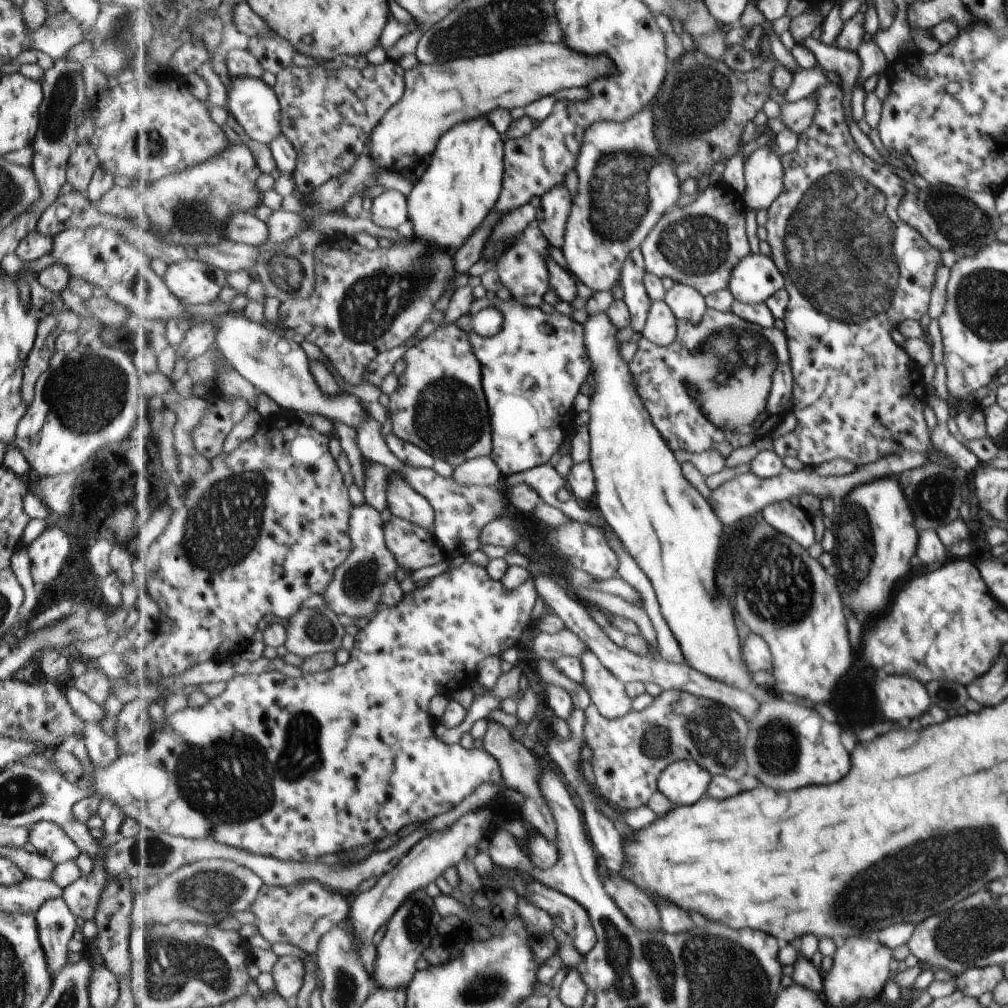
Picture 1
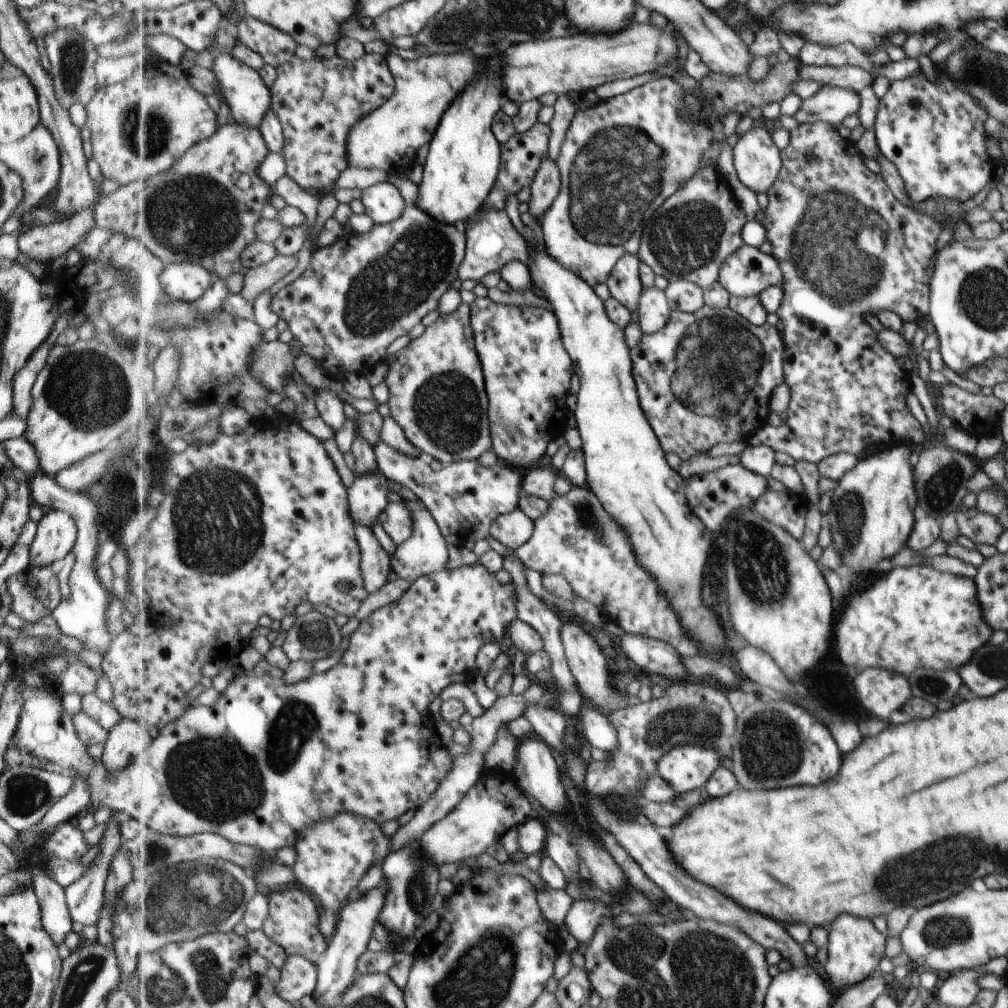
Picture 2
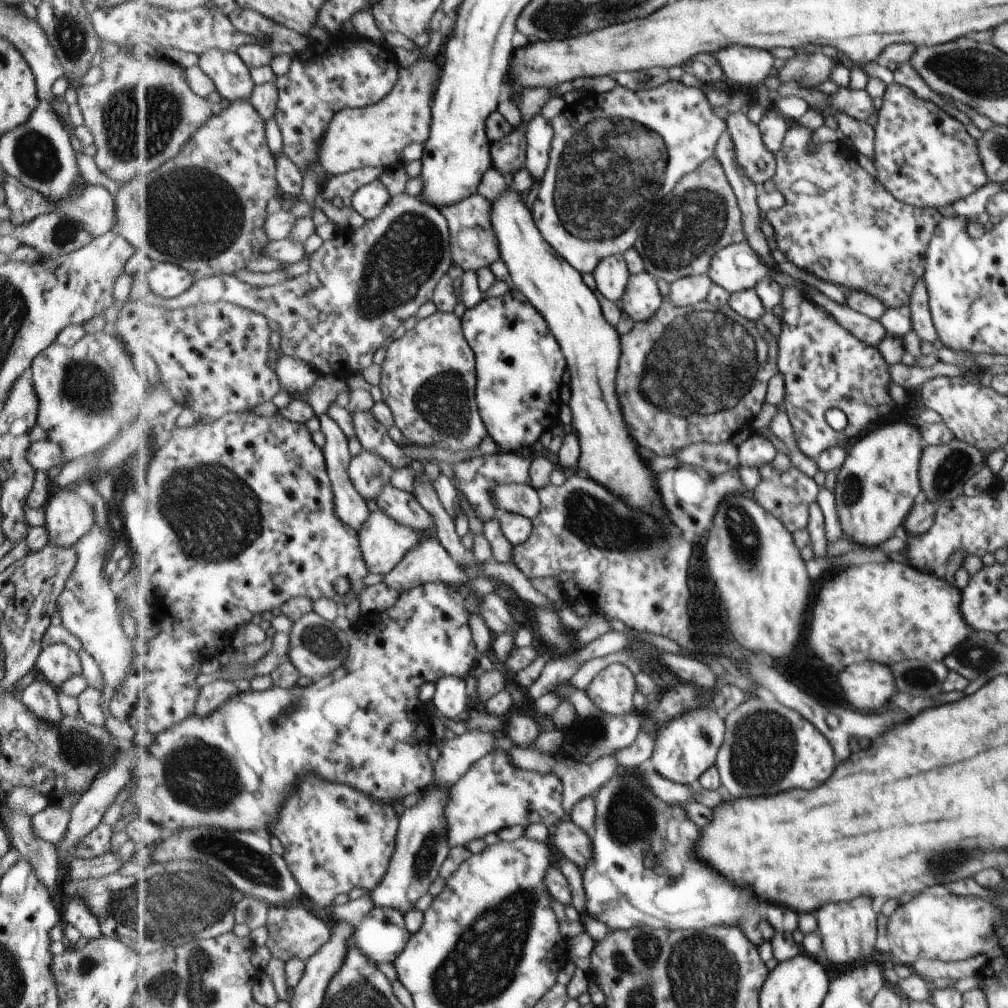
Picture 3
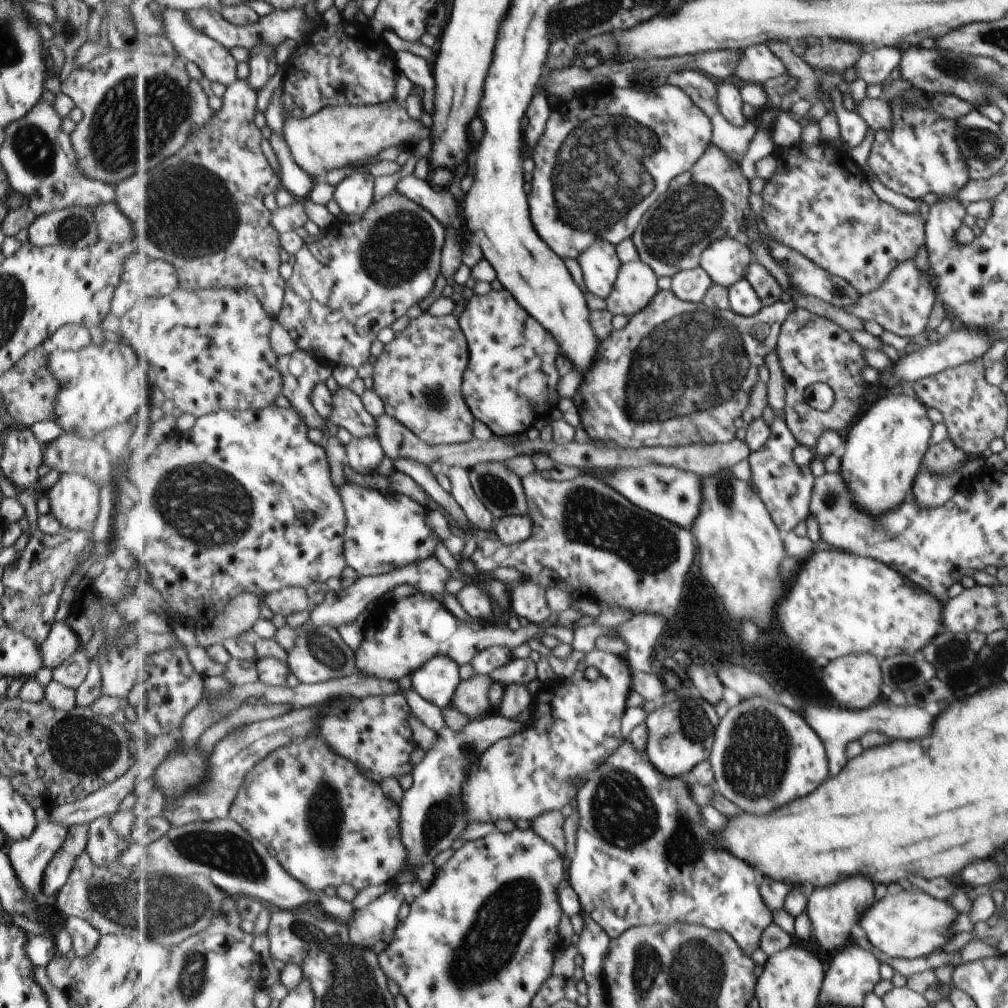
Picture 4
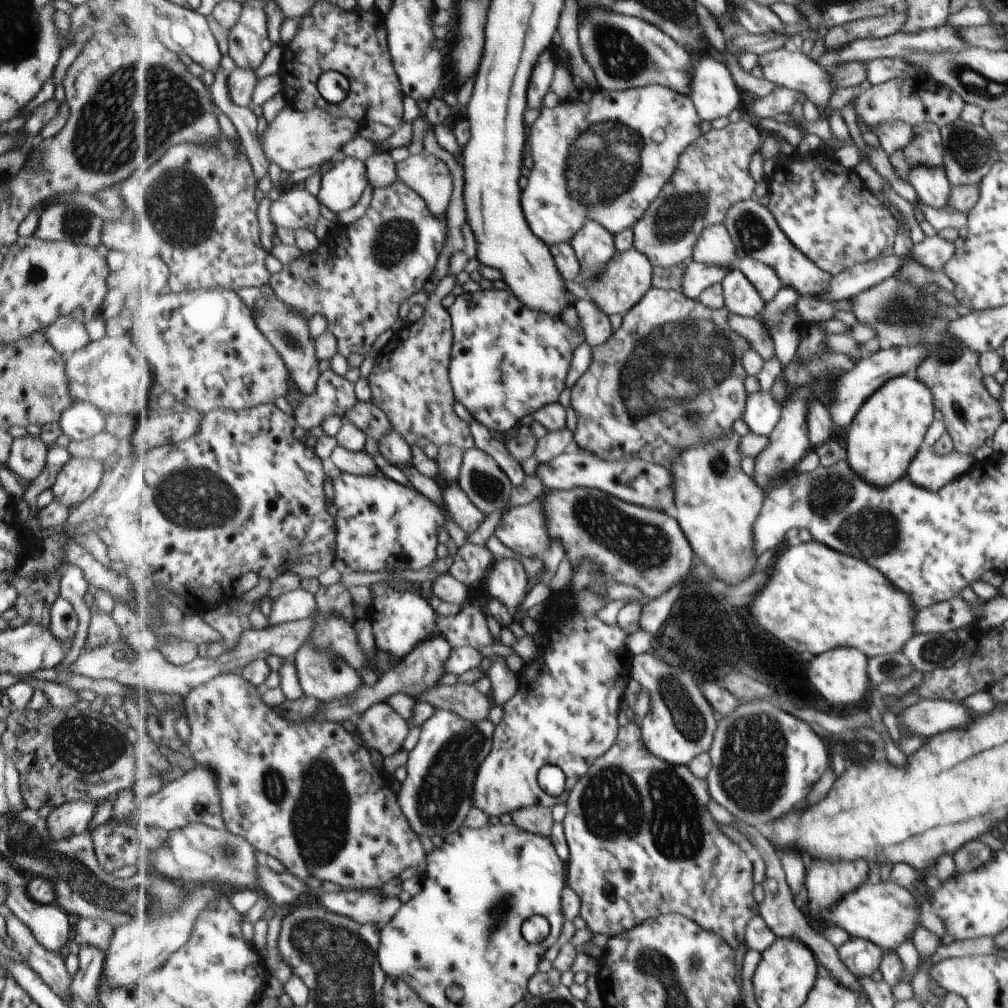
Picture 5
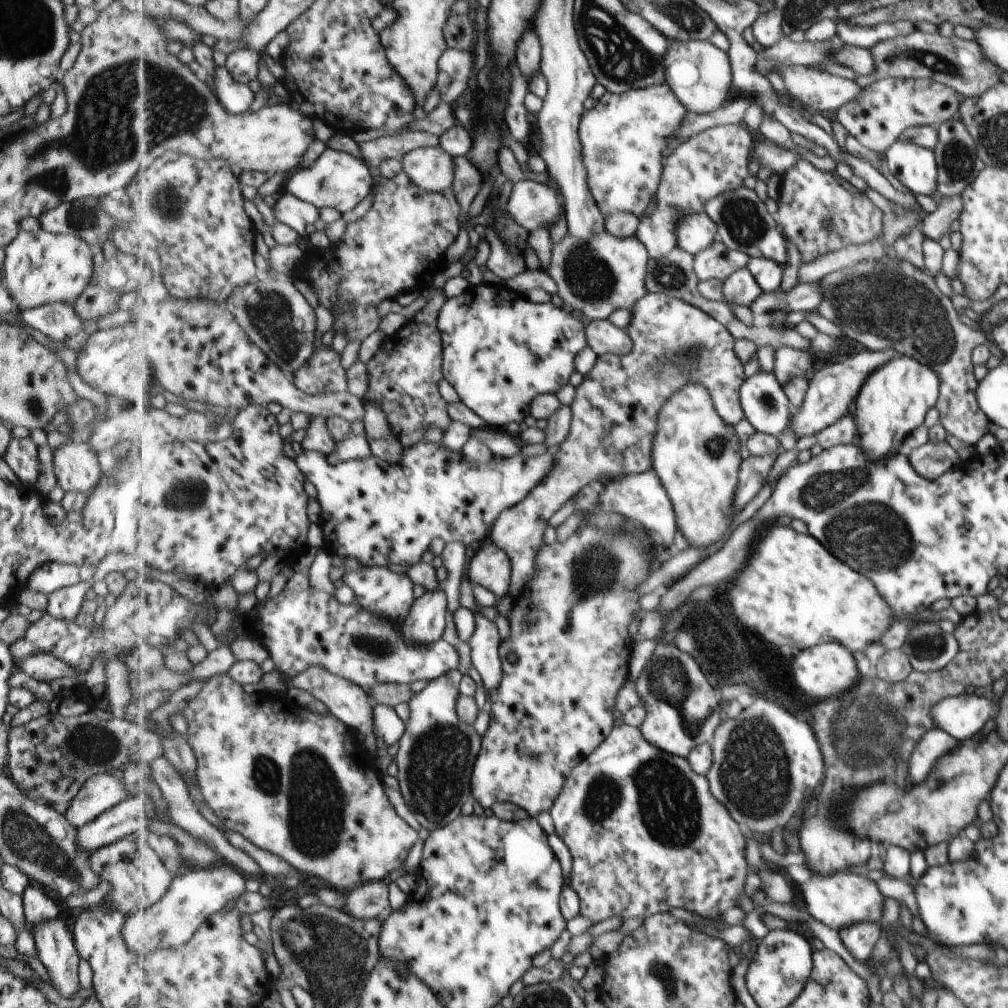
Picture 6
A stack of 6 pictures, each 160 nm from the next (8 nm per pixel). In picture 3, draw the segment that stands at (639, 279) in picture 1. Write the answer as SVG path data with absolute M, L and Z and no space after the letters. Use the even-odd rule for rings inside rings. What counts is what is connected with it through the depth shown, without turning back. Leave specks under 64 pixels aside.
M613 254L603 258L595 268L593 276L597 284L597 292L607 300L619 302L625 296L631 273L623 254Z

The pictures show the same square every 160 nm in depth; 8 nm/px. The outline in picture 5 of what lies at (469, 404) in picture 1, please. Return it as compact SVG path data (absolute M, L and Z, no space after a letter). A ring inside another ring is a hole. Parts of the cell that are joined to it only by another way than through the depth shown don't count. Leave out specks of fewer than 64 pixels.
M455 275L447 276L429 298L425 316L414 323L400 325L393 338L376 354L368 377L372 403L389 416L394 430L411 446L425 448L427 444L435 444L440 448L455 445L464 451L477 447L470 424L457 414L450 376L454 328L452 314L443 306L443 300L456 284Z

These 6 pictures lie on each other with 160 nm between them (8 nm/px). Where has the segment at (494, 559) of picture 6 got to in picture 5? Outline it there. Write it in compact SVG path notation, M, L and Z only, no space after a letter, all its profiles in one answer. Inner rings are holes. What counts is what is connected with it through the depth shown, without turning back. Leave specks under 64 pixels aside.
M515 559L496 561L481 584L489 597L500 600L511 612L525 602L532 586L523 564Z

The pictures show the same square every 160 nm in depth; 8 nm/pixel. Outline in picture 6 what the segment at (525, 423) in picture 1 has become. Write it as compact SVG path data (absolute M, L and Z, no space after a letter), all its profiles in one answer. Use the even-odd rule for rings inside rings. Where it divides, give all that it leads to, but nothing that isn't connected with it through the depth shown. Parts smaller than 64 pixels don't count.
M481 282L477 285L477 288L473 288L473 290L467 288L461 296L448 299L444 306L441 307L438 327L440 328L444 344L445 380L457 389L461 402L465 403L481 418L484 418L487 424L497 428L504 428L507 424L511 424L511 422L523 422L527 416L532 414L532 402L537 397L548 395L549 393L555 394L555 392L559 392L559 388L569 384L571 374L576 371L576 356L588 345L585 324L581 322L581 318L576 318L571 314L571 309L557 308L552 303L536 303L532 299L527 298L527 296L523 296L523 293L514 291L511 294L505 292L505 296L499 296L499 284L490 285L489 283L484 284Z

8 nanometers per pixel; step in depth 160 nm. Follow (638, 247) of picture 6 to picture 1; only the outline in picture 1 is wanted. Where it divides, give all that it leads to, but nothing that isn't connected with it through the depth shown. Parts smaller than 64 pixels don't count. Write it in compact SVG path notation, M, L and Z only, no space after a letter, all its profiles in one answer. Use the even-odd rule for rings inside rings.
M655 301L648 316L643 336L659 346L672 345L677 340L678 318L666 301Z

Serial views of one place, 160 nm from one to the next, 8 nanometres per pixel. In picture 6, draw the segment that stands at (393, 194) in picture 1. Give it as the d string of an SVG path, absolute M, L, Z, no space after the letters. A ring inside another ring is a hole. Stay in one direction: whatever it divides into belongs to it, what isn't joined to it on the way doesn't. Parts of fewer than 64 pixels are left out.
M326 148L310 167L298 168L286 176L280 192L293 193L295 196L301 197L301 200L314 204L318 209L333 207L343 213L359 206L371 194L373 186L371 172L361 157L347 151Z

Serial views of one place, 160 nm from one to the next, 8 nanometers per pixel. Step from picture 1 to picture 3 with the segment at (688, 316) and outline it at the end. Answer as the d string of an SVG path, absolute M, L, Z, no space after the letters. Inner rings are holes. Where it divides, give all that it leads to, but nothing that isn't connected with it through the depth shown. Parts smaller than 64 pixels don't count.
M708 274L687 276L671 283L668 298L679 307L700 305L704 301L707 302L713 284Z

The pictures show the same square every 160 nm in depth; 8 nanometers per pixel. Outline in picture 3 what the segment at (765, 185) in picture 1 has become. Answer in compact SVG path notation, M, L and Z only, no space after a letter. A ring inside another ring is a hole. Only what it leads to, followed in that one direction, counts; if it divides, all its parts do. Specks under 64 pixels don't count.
M735 112L727 118L728 132L733 136L737 160L747 176L756 184L765 185L776 177L776 156L765 146L758 124L751 122L746 114Z

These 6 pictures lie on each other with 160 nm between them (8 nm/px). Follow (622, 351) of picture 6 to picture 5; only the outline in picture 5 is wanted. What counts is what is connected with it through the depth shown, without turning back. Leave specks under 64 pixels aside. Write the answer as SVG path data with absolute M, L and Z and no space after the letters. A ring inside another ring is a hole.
M578 299L574 308L585 335L585 342L592 347L607 342L613 336L614 328L610 316L605 314L593 299Z

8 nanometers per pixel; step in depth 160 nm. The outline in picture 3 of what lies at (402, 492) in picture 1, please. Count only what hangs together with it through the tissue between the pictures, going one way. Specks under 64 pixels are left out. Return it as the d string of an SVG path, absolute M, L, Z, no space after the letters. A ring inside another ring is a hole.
M426 536L419 542L419 546L415 546L413 551L405 556L399 566L392 572L389 572L383 578L383 584L387 584L393 590L399 590L400 593L405 592L417 586L425 586L425 584L433 582L445 582L449 586L463 586L470 580L466 572L449 556L447 550L443 548L443 544L439 542L438 536Z

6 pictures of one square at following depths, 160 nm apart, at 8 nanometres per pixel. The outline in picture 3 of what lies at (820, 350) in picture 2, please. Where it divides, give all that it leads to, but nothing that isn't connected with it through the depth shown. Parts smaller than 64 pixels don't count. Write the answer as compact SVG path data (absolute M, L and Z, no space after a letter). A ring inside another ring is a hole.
M796 123L792 124L783 147L775 154L776 177L765 182L765 192L778 191L785 200L781 208L766 212L766 219L775 236L772 243L783 254L787 254L788 261L817 280L831 285L839 284L847 290L865 292L879 299L885 308L910 305L911 288L915 280L924 274L925 250L928 249L937 222L941 221L945 213L935 208L908 206L893 198L881 186L877 174L869 174L869 170L861 166L861 154L845 144L821 143L811 153L808 152L811 132ZM787 288L783 296L784 313L782 315L783 328L780 336L780 350L778 366L780 378L785 382L786 394L782 407L790 417L797 443L801 454L807 459L815 460L831 446L845 448L853 438L869 430L871 424L885 420L895 410L895 402L887 394L889 386L888 366L875 347L861 342L849 331L839 326L831 316L825 314L819 306L809 302L797 288ZM837 408L841 410L847 419L847 426L839 432L835 432L825 422L825 410Z

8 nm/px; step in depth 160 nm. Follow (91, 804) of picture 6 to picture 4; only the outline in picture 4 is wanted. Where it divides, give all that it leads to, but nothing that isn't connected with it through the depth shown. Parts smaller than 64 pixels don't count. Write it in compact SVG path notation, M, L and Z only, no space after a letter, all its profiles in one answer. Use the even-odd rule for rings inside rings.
M43 820L37 822L35 830L26 838L18 841L12 841L6 843L5 854L7 854L11 868L17 877L20 887L30 895L33 899L38 900L41 904L41 908L51 906L51 901L46 901L41 897L42 889L42 876L49 860L66 835L66 826L59 823L52 823L51 821Z

